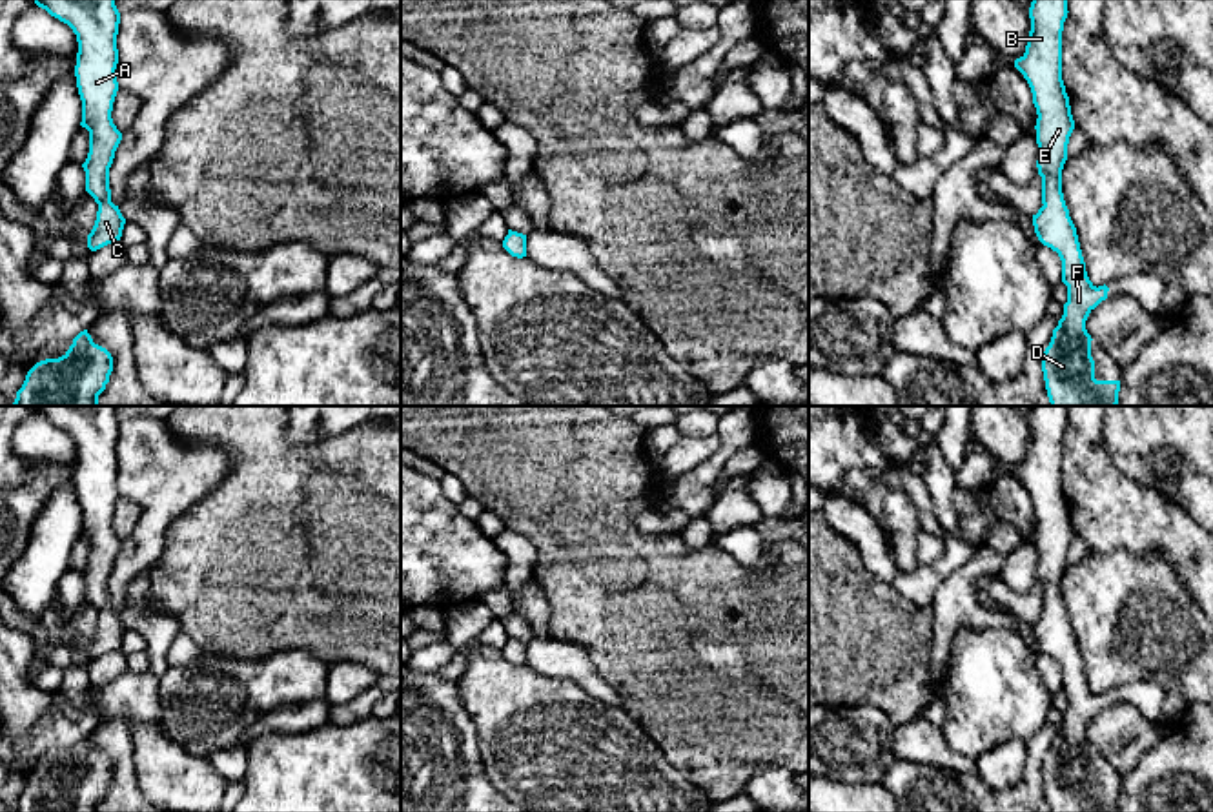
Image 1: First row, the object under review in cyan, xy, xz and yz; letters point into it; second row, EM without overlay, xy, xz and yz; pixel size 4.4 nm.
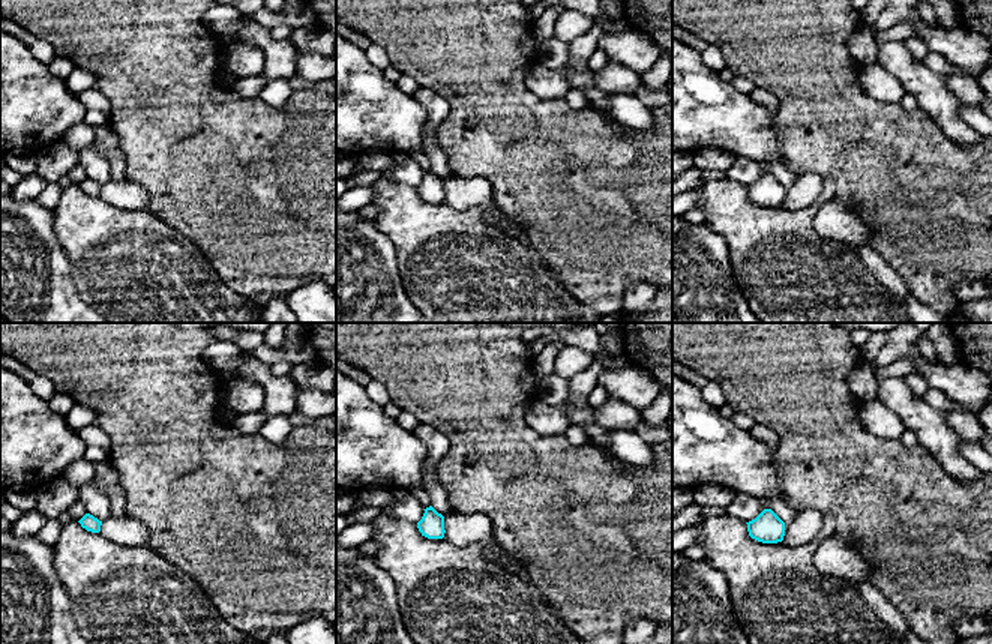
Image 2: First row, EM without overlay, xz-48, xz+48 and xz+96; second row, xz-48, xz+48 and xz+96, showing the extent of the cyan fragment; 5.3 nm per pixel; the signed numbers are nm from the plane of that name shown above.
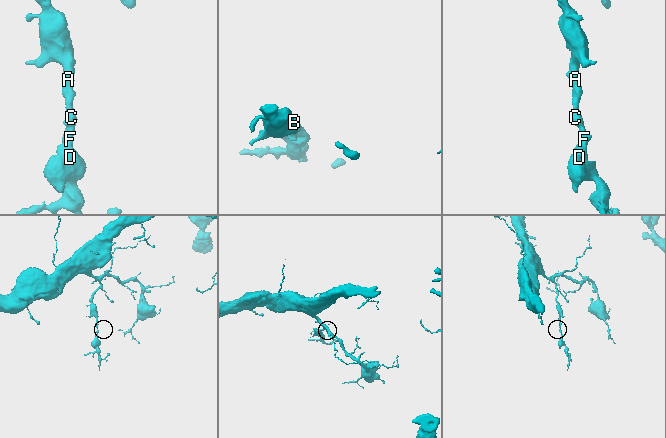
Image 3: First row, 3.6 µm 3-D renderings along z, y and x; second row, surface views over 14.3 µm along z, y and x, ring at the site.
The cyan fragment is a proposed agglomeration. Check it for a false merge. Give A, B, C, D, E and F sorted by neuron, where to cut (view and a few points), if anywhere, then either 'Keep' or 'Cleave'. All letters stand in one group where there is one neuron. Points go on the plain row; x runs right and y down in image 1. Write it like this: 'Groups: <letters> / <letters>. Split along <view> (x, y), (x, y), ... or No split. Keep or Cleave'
Groups: A B C D E F. No split. Keep

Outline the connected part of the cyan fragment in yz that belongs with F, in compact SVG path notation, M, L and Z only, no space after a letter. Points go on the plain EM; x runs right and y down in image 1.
M1033 406L1025 461L1014 475L1027 488L1036 515L1038 583L1042 615L1033 623L1038 648L1058 661L1067 710L1049 754L1042 779L1051 812L1118 812L1120 788L1096 788L1091 765L1089 721L1107 706L1109 695L1095 694L1086 679L1076 635L1062 601L1062 577L1075 537L1069 504L1062 488L1062 439L1069 406Z

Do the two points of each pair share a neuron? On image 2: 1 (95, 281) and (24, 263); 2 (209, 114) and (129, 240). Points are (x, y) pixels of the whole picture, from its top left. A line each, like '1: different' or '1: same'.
1: different
2: different

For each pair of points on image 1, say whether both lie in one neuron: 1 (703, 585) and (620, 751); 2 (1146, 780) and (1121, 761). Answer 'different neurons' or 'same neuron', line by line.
1: different neurons
2: different neurons

